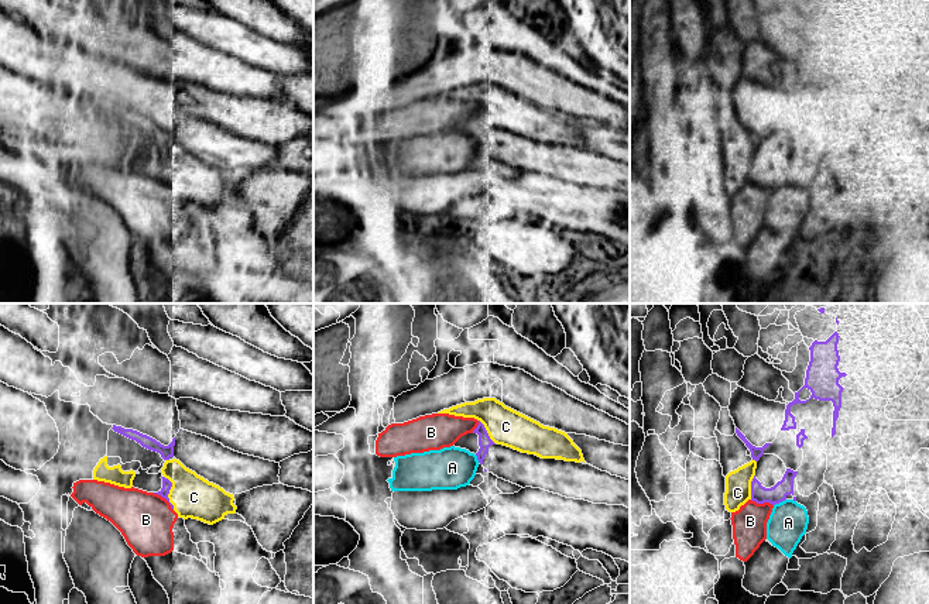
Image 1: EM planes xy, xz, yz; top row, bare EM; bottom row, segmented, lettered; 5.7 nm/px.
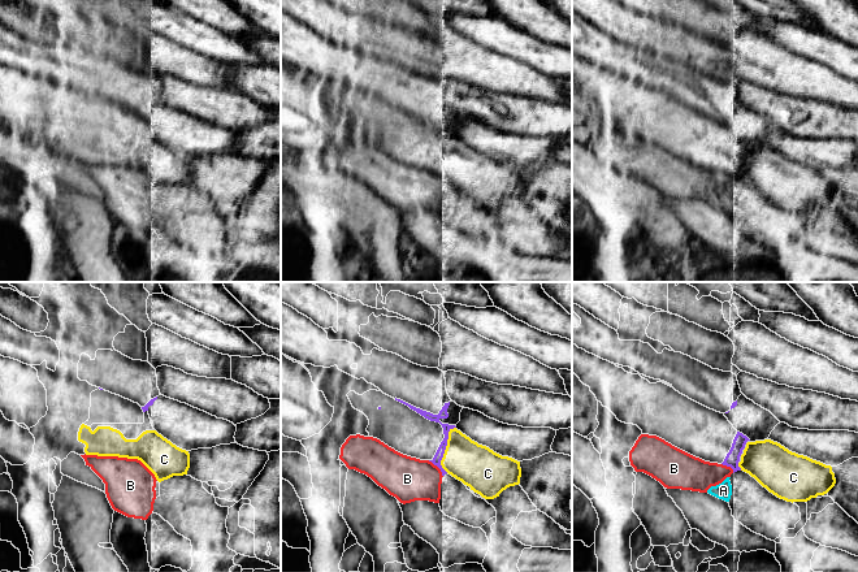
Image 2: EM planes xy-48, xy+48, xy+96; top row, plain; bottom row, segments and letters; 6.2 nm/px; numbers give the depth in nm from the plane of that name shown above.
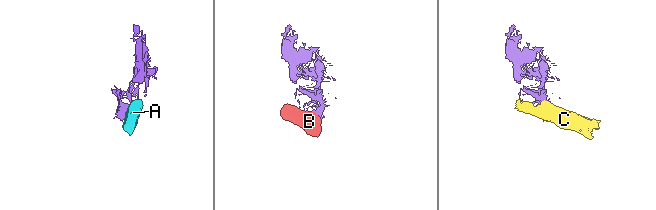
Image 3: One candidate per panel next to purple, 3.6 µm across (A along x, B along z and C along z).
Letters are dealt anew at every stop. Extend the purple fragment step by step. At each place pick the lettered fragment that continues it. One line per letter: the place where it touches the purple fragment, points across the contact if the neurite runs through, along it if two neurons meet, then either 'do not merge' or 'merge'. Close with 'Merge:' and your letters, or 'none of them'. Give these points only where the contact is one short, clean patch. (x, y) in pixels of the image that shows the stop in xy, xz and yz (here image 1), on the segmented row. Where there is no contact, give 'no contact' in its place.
A: contact yz (780, 501); do not merge
B: contact xy (164, 497); do not merge
C: contact xy (168, 493); do not merge
Merge: none of them

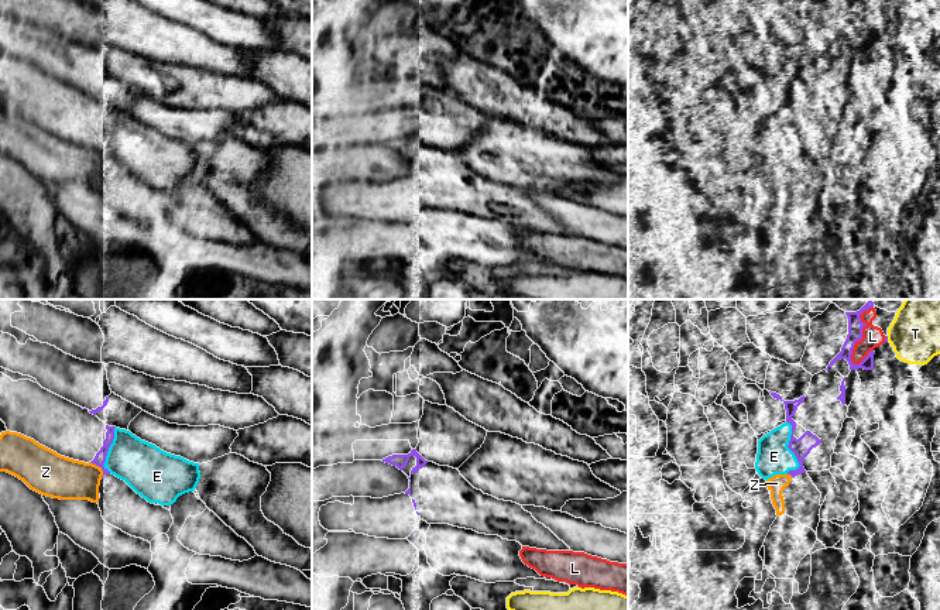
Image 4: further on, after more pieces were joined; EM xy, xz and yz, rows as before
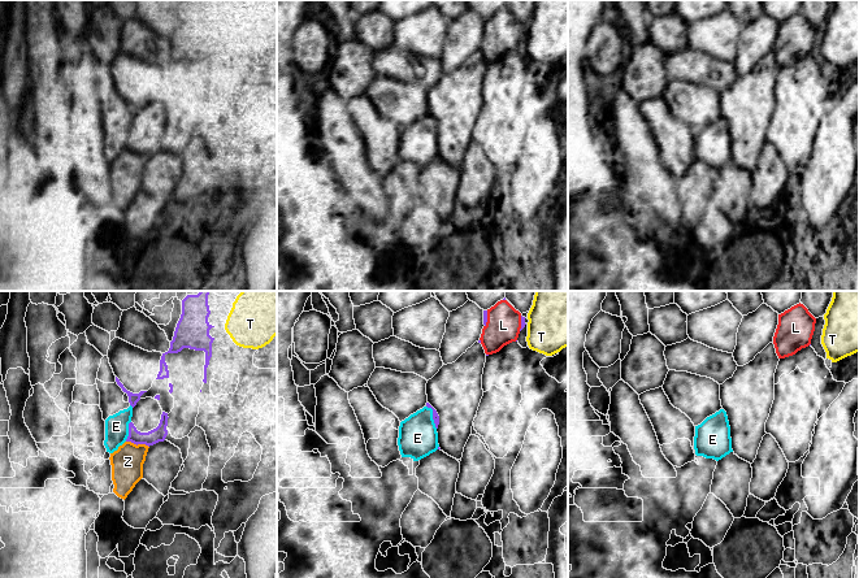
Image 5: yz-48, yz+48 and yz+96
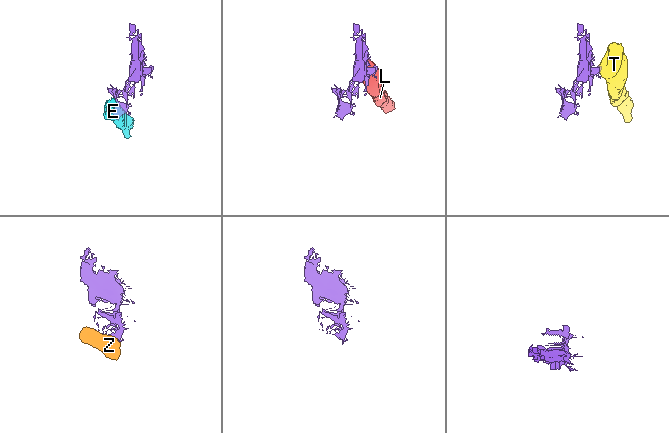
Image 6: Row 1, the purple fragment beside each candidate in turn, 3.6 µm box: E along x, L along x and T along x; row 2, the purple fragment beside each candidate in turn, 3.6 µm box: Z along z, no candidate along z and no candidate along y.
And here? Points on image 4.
E: contact yz (789, 448); do not merge
L: contact yz (861, 333); merge
T: contact yz (887, 339); do not merge
Z: contact xy (99, 466); do not merge
Merge: L

